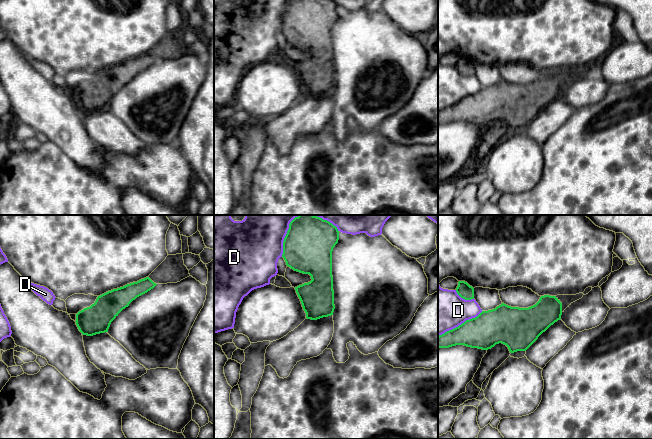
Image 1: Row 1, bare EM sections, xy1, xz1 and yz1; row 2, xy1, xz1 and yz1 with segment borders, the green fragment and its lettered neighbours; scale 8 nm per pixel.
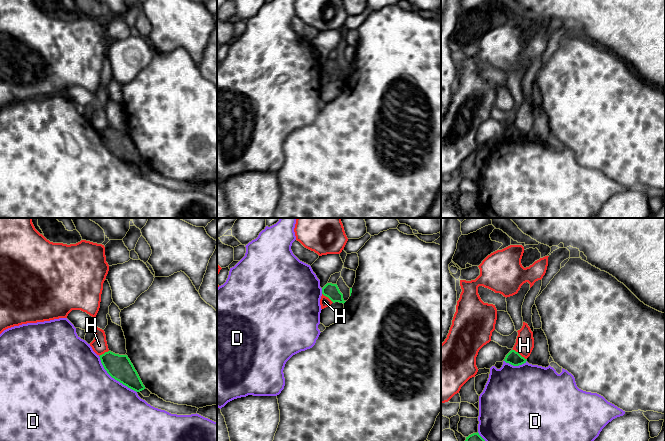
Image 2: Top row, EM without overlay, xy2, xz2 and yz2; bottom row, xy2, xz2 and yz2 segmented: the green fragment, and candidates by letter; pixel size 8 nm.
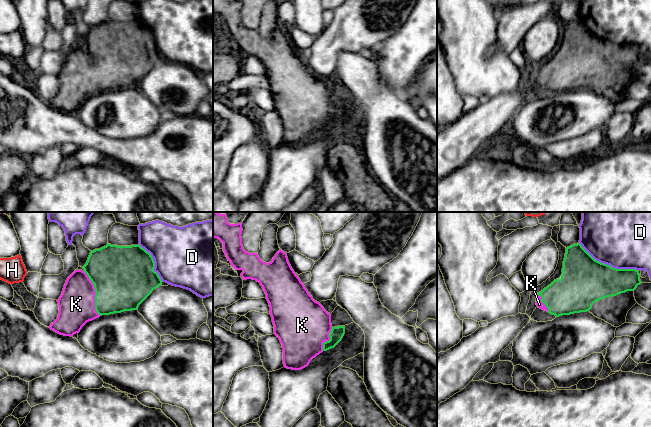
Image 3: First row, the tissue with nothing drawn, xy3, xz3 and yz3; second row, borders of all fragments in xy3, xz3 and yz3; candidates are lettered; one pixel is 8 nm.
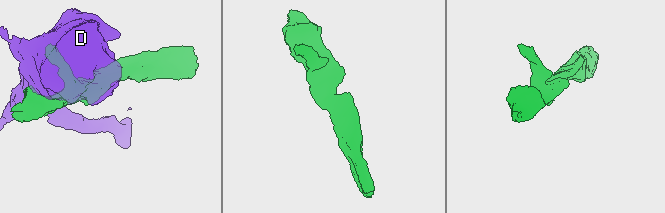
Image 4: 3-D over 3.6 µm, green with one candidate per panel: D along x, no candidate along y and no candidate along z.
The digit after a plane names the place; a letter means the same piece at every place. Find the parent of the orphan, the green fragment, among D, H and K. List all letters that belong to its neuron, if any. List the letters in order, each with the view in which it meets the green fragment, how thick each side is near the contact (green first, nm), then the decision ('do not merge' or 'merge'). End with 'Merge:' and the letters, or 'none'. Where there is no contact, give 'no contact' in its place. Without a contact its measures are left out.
D: yz3 | 380/500 nm | do not merge
H: yz2 | 110/150 nm | do not merge
K: xy3 | 480/280 nm | merge
Merge: K

